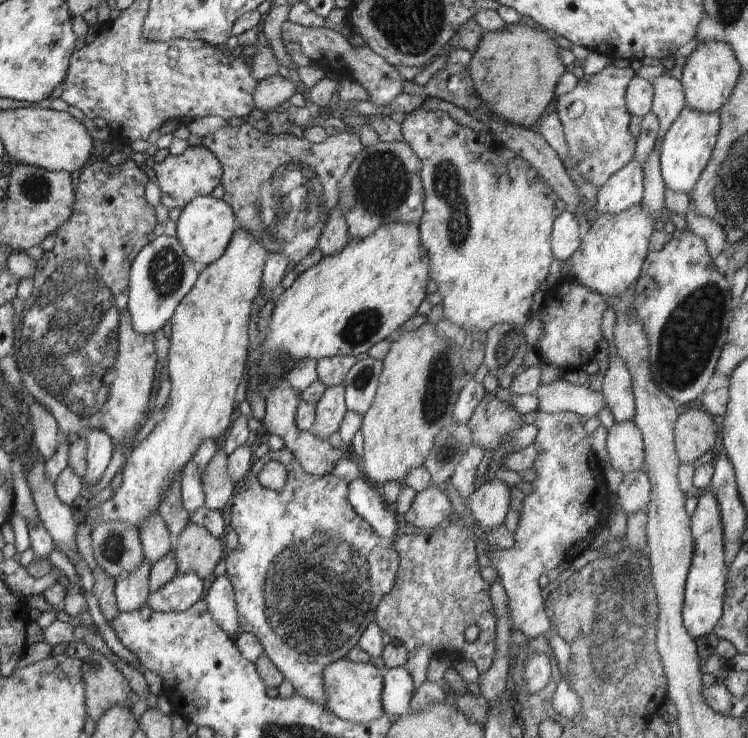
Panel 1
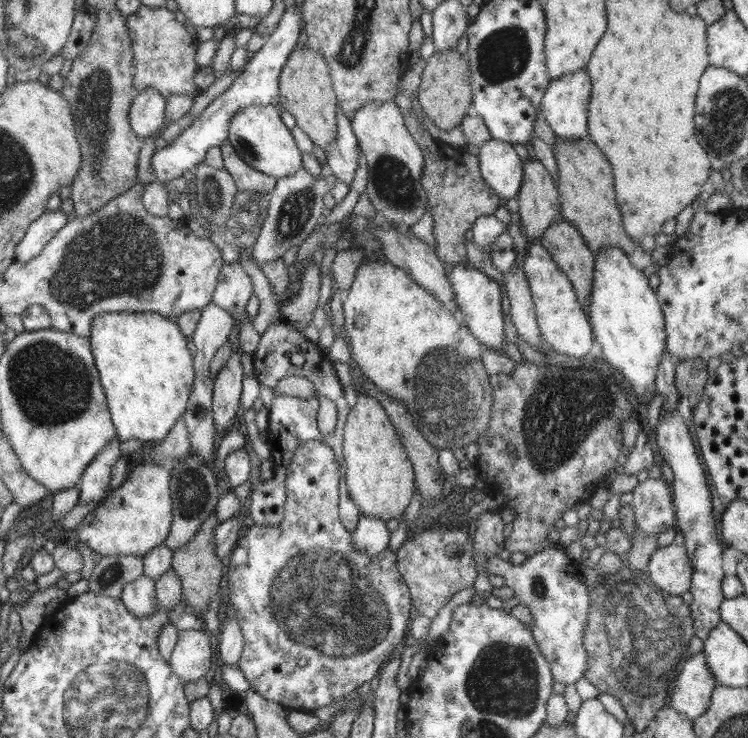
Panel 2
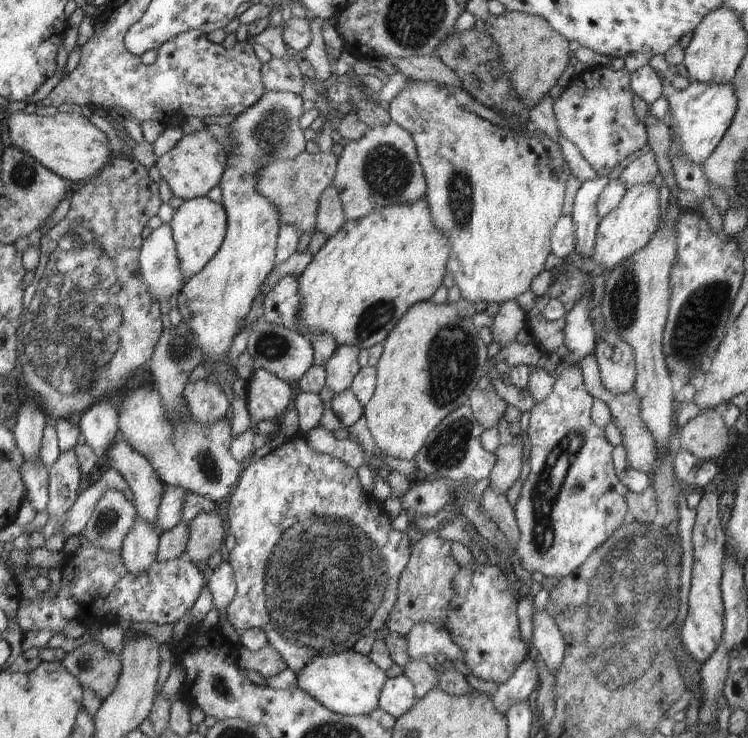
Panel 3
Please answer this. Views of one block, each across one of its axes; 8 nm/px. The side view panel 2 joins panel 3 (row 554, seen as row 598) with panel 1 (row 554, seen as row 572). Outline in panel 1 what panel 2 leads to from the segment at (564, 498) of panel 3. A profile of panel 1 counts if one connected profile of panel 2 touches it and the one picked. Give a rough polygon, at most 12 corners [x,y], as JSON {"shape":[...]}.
{"shape":[[536,411],[536,478],[512,548],[488,552],[528,639],[546,574],[610,518],[592,435]]}

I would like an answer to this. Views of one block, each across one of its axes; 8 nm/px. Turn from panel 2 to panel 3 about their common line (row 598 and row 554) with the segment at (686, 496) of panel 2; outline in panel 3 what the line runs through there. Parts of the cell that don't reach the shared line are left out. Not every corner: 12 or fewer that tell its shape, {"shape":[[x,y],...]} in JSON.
{"shape":[[701,491],[681,643],[703,665],[720,646],[725,530]]}

